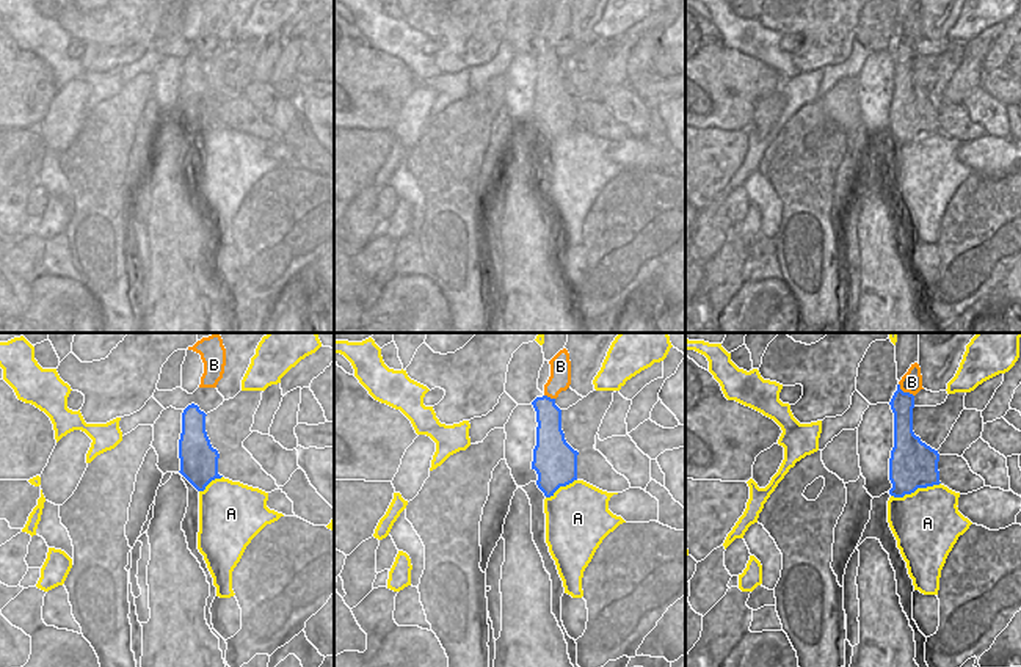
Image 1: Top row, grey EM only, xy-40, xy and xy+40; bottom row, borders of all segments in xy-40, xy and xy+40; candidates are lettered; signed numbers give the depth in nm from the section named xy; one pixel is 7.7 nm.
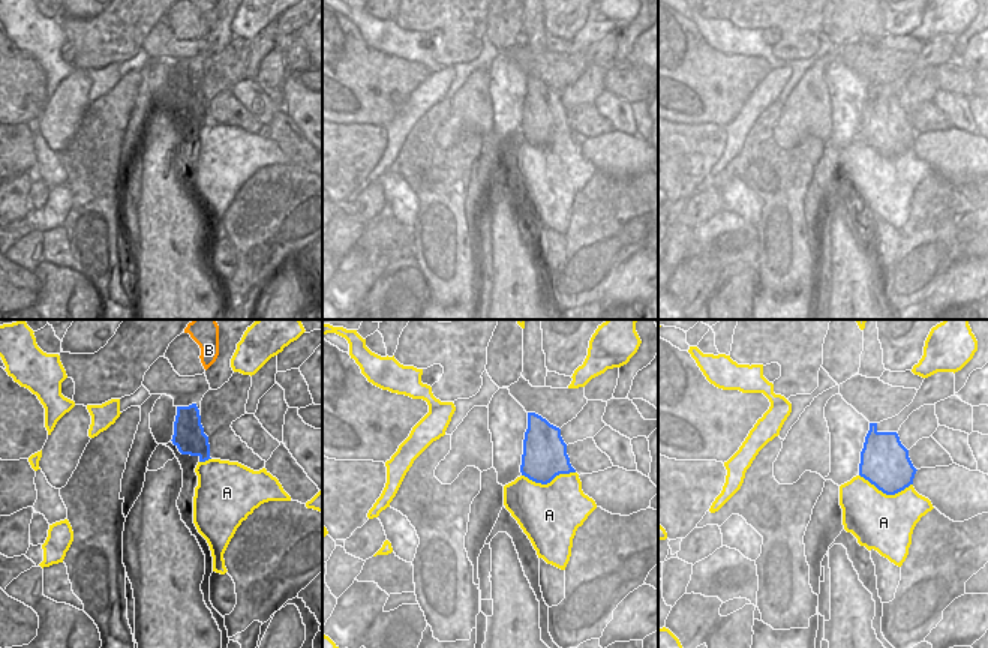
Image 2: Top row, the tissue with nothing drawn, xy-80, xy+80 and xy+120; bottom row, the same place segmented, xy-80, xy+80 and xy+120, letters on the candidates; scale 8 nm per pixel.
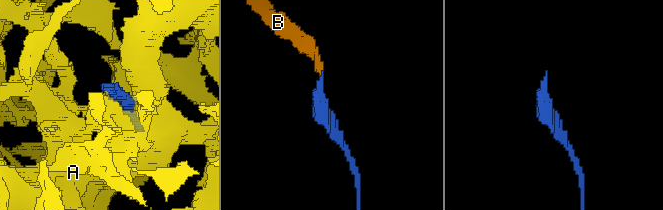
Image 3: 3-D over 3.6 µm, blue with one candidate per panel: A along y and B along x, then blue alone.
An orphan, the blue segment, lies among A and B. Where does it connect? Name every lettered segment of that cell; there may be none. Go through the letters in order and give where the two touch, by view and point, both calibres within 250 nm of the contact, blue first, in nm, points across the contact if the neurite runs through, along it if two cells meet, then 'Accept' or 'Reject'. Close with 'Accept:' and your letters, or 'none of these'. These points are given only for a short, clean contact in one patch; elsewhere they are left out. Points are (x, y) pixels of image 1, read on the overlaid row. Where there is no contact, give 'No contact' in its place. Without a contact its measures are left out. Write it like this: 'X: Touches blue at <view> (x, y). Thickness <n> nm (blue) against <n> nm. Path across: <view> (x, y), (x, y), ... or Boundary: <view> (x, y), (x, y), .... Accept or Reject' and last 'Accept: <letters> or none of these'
A: Touches blue at xy+40 (915, 490). Thickness 360 nm (blue) against 480 nm. Reject
B: Touches blue at xy+40 (905, 393). Thickness 180 nm (blue) against 170 nm. Path across: xy+40 (902, 404), (905, 393), (911, 382). Accept
Accept: B

